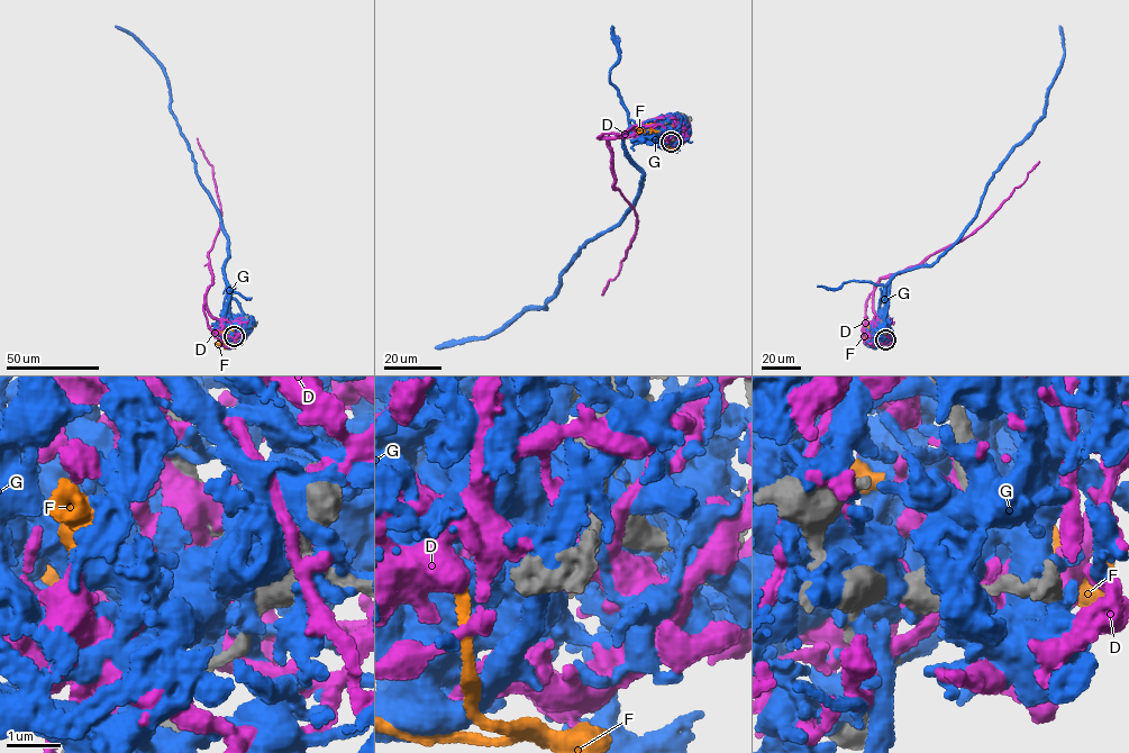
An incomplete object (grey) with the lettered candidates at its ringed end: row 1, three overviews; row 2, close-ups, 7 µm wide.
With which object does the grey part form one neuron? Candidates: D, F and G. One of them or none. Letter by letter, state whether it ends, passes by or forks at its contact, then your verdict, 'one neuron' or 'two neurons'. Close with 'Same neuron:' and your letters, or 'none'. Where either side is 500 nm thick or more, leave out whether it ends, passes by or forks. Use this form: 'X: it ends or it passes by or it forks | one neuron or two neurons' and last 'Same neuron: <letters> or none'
D: two neurons
F: it ends | one neuron
G: two neurons
Same neuron: F

